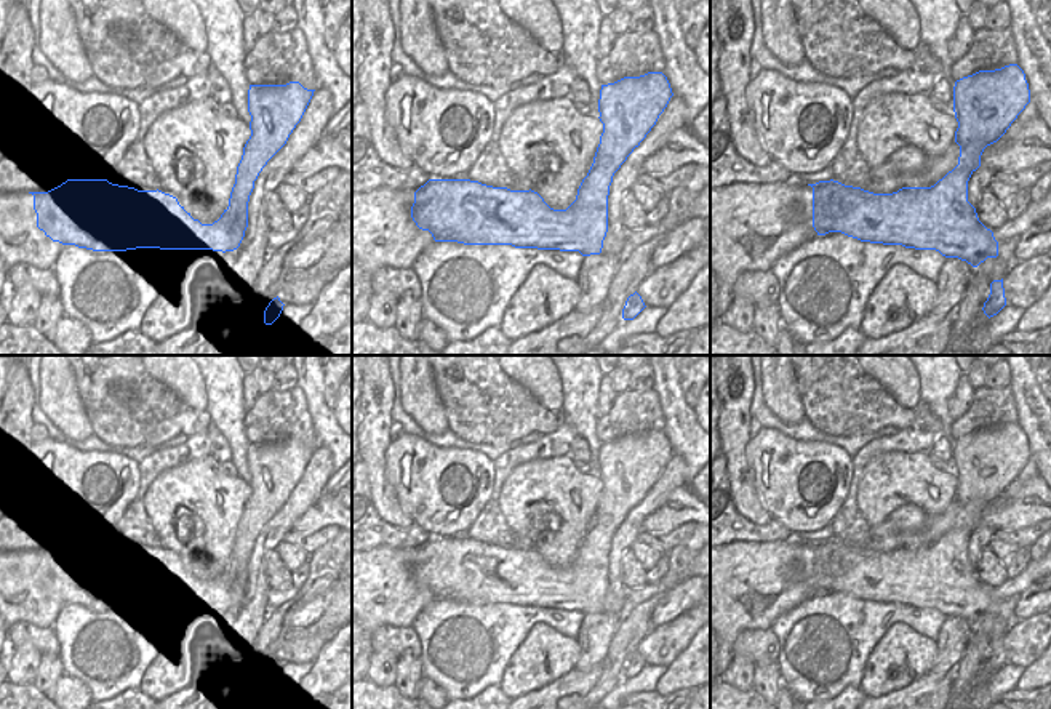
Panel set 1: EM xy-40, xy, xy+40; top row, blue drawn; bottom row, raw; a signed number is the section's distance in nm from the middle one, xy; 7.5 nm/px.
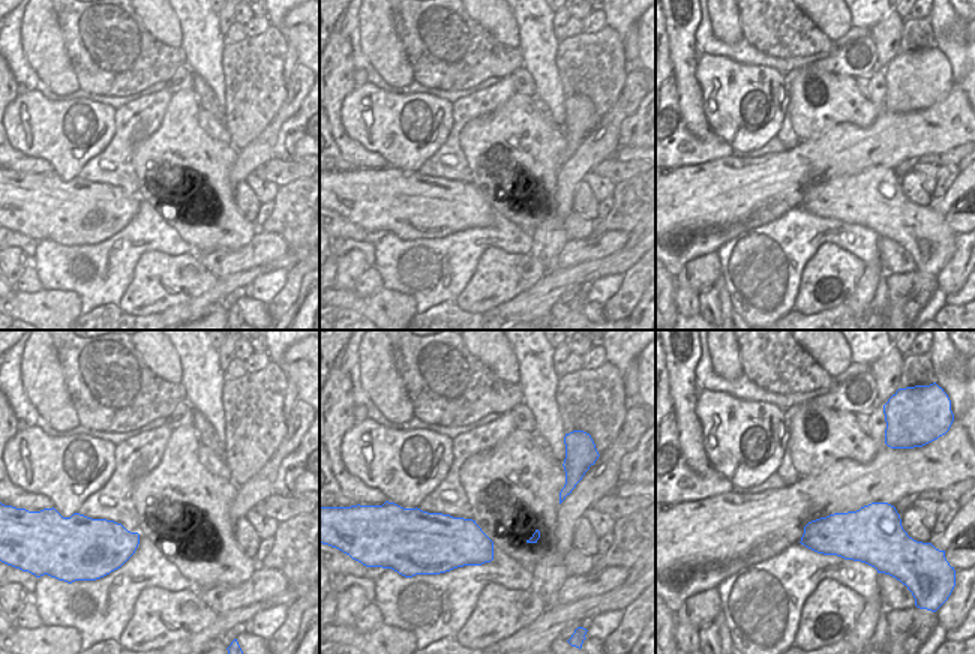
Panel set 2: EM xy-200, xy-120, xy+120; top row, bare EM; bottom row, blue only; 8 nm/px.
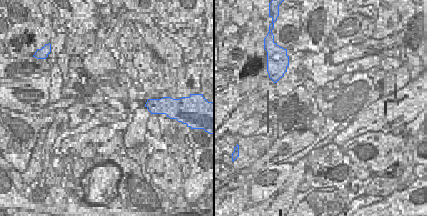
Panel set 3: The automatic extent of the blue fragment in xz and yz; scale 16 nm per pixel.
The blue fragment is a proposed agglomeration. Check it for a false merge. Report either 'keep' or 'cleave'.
keep

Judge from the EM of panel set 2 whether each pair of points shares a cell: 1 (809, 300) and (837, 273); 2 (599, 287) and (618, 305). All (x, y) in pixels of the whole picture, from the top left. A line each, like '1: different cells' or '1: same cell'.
1: same cell
2: different cells

